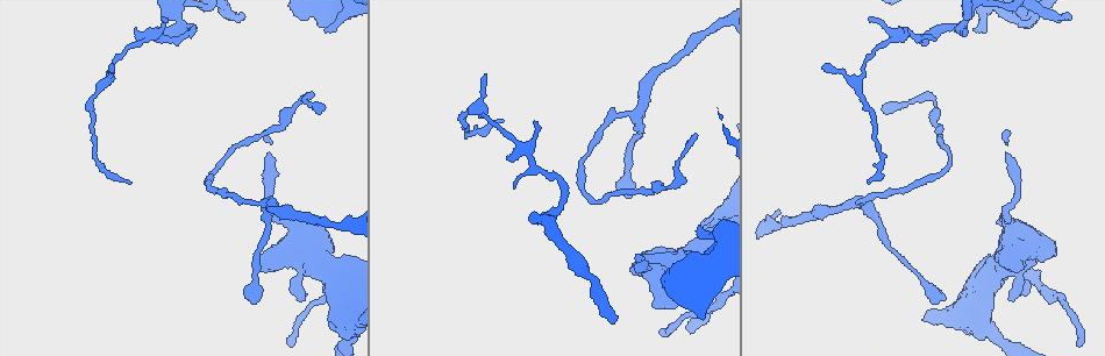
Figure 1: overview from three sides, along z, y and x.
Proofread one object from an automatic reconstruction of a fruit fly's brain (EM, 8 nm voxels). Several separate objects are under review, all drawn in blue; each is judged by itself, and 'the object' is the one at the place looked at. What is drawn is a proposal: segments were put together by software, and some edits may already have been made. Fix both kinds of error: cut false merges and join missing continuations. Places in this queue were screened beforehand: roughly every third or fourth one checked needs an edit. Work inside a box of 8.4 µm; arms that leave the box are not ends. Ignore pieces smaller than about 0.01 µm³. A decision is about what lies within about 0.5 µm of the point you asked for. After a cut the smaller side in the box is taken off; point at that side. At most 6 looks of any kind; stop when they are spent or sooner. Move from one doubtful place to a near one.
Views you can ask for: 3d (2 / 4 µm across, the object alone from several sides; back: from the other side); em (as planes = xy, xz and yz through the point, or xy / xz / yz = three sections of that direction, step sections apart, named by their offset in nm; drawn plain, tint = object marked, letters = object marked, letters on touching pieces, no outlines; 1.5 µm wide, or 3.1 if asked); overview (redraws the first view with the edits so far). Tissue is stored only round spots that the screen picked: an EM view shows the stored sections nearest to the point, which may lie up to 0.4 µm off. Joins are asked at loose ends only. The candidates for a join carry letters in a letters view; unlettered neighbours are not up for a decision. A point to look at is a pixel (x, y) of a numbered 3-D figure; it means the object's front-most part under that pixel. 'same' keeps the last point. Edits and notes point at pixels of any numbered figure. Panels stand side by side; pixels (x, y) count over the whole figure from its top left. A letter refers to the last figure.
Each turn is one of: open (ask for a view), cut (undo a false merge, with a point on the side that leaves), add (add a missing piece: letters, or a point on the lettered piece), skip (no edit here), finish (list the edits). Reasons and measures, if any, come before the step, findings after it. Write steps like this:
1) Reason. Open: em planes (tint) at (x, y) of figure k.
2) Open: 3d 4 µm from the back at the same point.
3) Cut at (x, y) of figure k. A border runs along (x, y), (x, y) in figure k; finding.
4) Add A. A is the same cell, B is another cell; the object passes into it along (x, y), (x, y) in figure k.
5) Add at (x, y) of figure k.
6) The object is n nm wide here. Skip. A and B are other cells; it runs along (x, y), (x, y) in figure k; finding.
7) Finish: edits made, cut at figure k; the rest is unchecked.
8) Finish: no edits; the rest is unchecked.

Sudden change in width. Open: em planes (tint) at (308, 262) of figure 1.

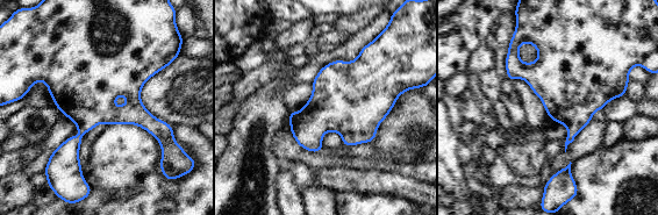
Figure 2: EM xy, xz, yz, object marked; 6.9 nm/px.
Open: em planes (letters) at the same point.

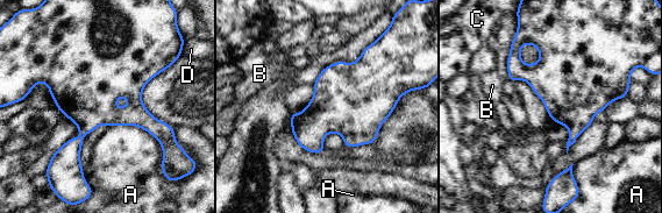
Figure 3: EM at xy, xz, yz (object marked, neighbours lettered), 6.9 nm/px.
Skip. A, B, C and D are other cells; a border runs along (108, 126), (139, 126), (159, 141) in figure 3; continuous, no second cell.

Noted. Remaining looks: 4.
An open end. Open: em xy step 4 (tint) at (700, 226) of figure 1.

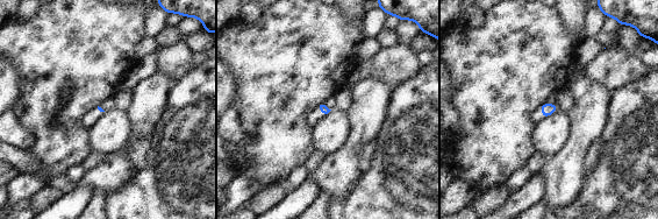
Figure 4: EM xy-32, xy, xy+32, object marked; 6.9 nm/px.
What lies round it. Open: em xy step 4 (letters) at the same point.

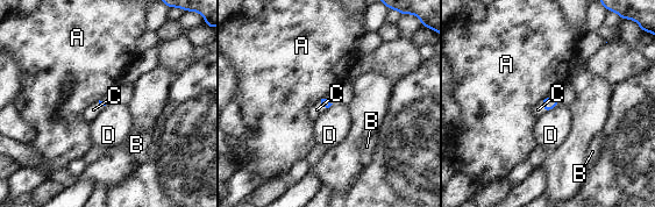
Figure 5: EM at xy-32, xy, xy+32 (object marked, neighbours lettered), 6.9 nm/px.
Add C. C is the same cell, A, B and D are other cells; the object passes into it along (548, 104), (543, 107), (538, 109) in figure 5; the cell continues.

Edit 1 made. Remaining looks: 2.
Sharp bend. Open: em xz step 4 (letters) at (562, 201) of figure 1.

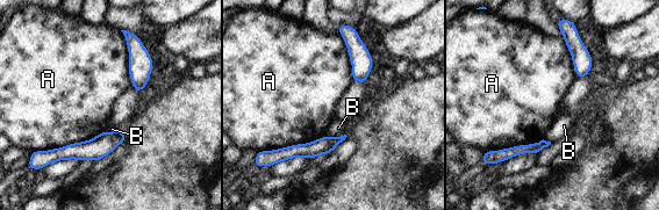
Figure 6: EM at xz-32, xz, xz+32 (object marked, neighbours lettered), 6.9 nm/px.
Another direction. Open: em planes (letters) at the same point.

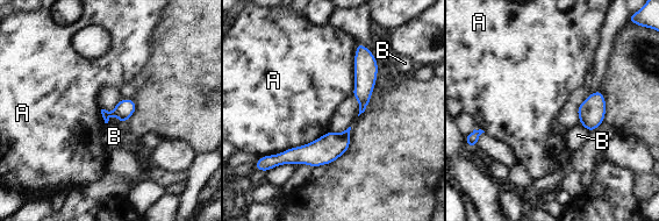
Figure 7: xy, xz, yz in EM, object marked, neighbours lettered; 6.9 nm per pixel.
The longest contact is with A, 380 nm. Skip. A and B are other cells; it runs along (359, 47), (363, 52), (362, 108) in figure 7; one cell here.

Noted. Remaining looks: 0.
Finish: edits made, add at figure 5; the rest is unchecked.

